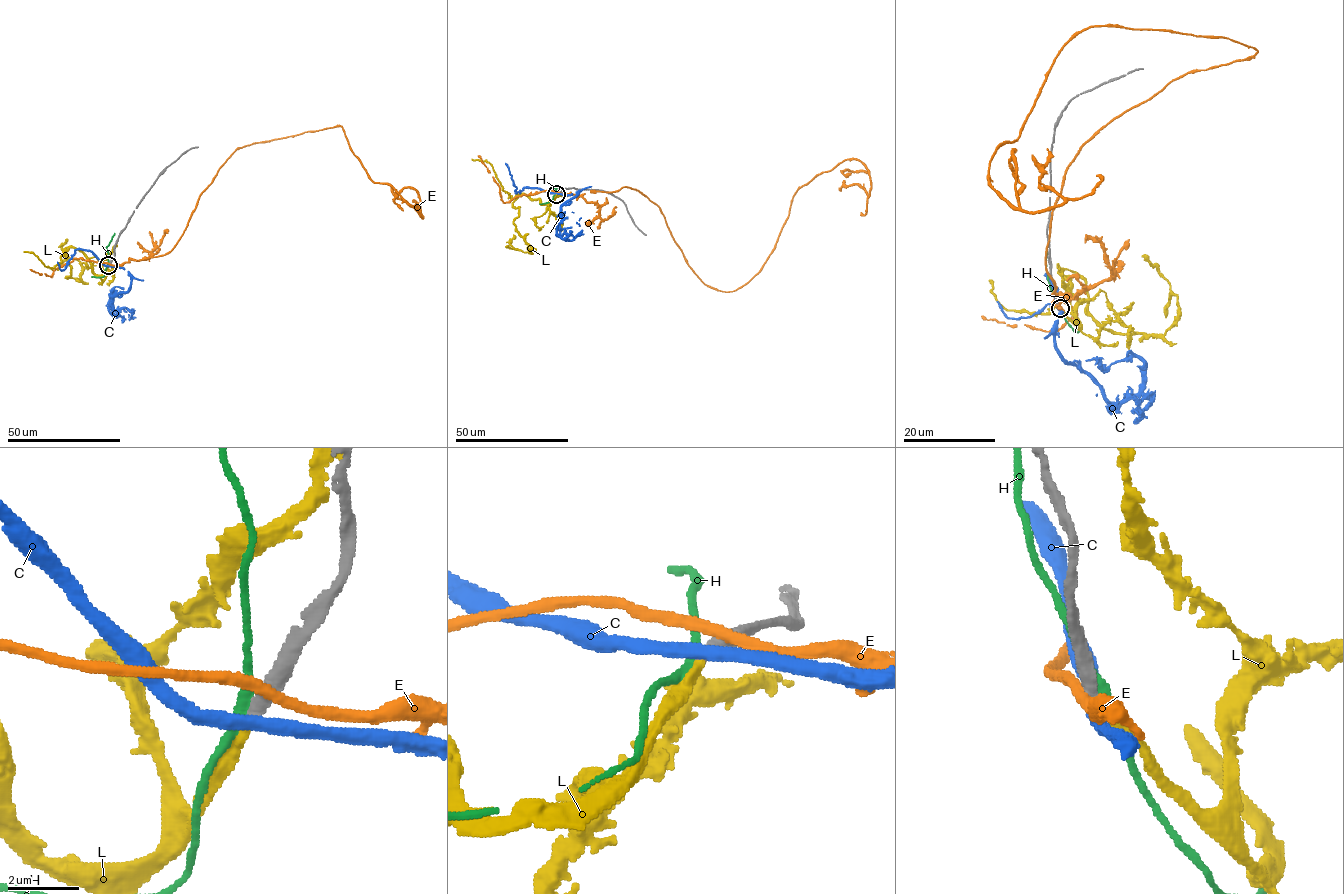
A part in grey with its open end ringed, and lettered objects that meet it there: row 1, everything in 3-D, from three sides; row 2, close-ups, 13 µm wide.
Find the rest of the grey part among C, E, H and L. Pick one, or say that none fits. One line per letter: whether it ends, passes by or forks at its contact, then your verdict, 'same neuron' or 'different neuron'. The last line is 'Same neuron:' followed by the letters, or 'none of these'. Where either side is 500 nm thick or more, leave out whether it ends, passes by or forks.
C: it passes by; different neuron
E: different neuron
H: it passes by; different neuron
L: it ends there; same neuron
Same neuron: L

